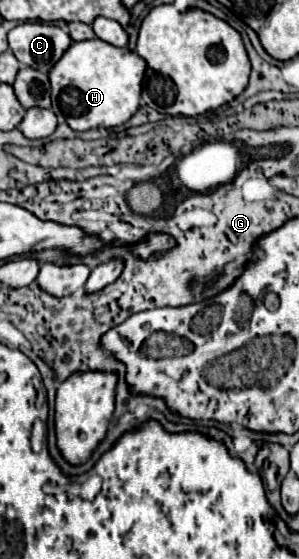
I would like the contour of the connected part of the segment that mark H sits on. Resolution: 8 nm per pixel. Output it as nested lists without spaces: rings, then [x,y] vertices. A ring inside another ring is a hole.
[[[100,38],[72,42],[68,52],[54,64],[50,70],[52,84],[52,110],[56,116],[62,116],[72,130],[90,130],[90,128],[116,128],[124,124],[138,108],[140,108],[140,92],[142,92],[142,76],[146,70],[146,62],[128,48],[112,46]]]

